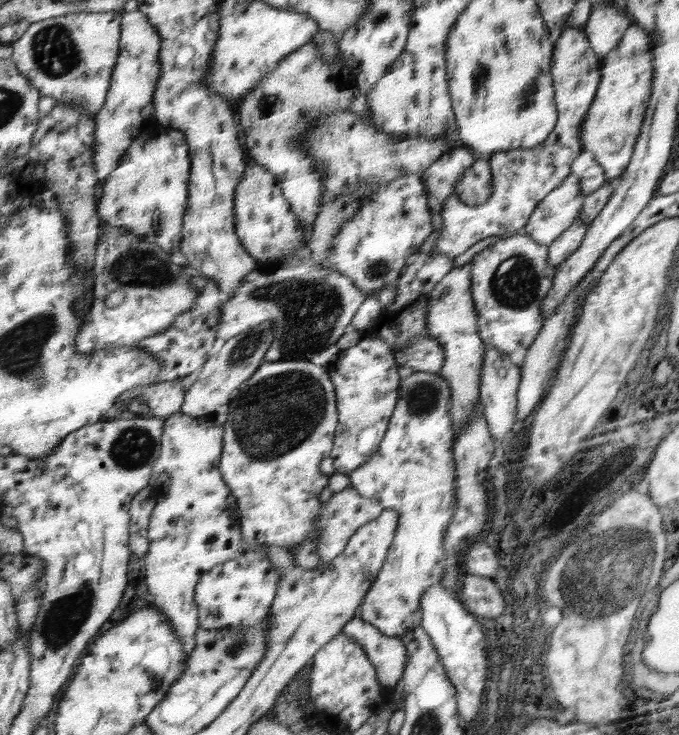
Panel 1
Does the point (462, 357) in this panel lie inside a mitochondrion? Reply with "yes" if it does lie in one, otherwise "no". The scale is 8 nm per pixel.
no

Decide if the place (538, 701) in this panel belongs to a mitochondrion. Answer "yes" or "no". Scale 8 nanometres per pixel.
no

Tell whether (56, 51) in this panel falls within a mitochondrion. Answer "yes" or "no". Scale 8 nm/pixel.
yes

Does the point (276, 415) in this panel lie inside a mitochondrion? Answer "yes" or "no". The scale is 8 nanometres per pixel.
yes

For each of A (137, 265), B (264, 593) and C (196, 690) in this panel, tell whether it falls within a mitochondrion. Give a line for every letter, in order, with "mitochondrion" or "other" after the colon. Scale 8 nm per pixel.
A: mitochondrion
B: other
C: other

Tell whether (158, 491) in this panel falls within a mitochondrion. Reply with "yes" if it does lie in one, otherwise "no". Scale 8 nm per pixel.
no

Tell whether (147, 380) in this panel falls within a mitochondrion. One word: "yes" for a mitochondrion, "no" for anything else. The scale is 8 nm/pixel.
no

